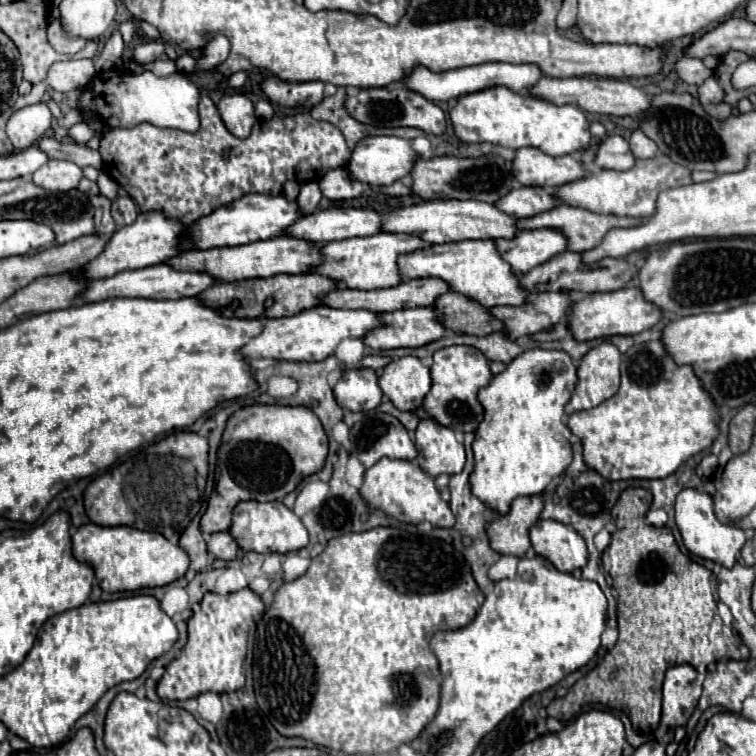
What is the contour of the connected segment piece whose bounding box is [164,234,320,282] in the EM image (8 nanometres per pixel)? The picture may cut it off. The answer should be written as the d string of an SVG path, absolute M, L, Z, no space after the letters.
M280 234L270 240L258 240L258 242L234 246L234 248L208 248L208 250L184 252L184 254L168 258L164 264L168 264L170 268L186 270L186 272L208 272L218 282L238 282L238 280L248 280L248 278L270 278L276 274L308 272L310 266L320 264L318 248L320 248L318 244Z

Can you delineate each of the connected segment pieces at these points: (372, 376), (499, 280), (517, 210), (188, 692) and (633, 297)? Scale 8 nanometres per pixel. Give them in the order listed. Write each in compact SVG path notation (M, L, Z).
M370 368L344 370L334 386L336 402L352 412L368 412L382 402L378 374Z
M462 240L440 246L426 246L416 252L400 256L398 268L402 280L434 276L444 280L452 292L464 294L486 308L498 304L500 306L524 304L526 298L526 292L518 286L518 276L512 274L510 264L504 262L502 256L496 252L492 240Z
M516 186L512 188L504 198L494 202L494 206L514 218L528 218L536 216L540 212L546 212L560 202L544 188L528 188L528 186Z
M250 588L220 596L206 594L200 608L192 614L188 622L188 644L182 654L172 660L166 674L158 682L158 696L164 700L188 700L202 692L234 692L244 686L244 658L246 658L246 638L248 628L256 614L264 612L260 596Z
M620 288L614 292L596 292L596 294L584 294L572 300L570 306L570 320L568 328L574 336L574 340L594 340L614 334L626 334L634 336L648 328L652 328L660 320L660 308L654 304L648 304L640 292L640 288Z

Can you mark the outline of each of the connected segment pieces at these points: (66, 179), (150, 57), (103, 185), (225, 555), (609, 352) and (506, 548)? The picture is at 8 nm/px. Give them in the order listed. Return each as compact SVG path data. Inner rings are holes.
M50 160L44 168L34 172L34 184L52 192L68 192L78 186L82 178L82 168L64 160Z
M148 40L148 42L140 42L140 44L134 46L132 60L136 60L136 62L154 62L162 54L164 54L164 42Z
M100 172L100 178L98 178L98 188L100 188L100 194L114 200L118 196L118 184L106 174L106 172Z
M216 532L208 538L208 552L212 552L220 560L234 560L238 544L230 536L230 532Z
M602 342L586 352L578 366L578 382L566 414L584 410L586 404L598 406L616 394L620 384L620 350L612 342Z
M540 496L516 498L506 516L496 518L488 526L490 548L502 556L518 556L522 558L530 548L528 530L538 520L542 512Z

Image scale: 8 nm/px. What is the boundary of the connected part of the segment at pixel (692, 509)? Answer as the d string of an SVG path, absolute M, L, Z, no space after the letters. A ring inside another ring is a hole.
M684 488L678 496L676 496L676 526L682 534L682 542L688 548L688 552L706 558L706 560L714 560L726 568L732 568L732 564L736 564L736 560L740 558L740 550L746 542L746 534L744 530L736 528L736 526L726 526L722 522L718 522L714 508L712 508L712 496L706 492L700 492L696 488Z

